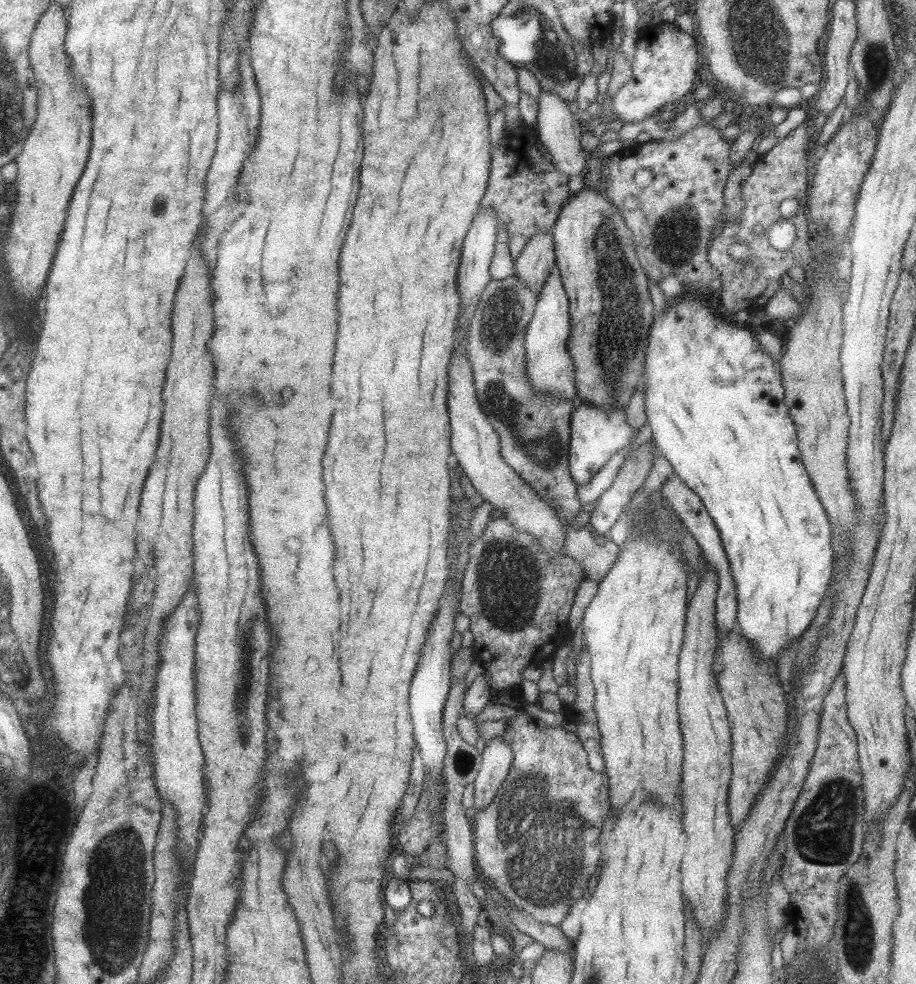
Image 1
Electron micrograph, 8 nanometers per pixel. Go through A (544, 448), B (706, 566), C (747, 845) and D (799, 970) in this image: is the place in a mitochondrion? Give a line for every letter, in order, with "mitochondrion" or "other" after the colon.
A: mitochondrion
B: other
C: other
D: other

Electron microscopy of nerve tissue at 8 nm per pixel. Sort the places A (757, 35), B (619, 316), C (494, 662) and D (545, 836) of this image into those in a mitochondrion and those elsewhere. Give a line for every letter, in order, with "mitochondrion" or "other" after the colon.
A: mitochondrion
B: mitochondrion
C: other
D: mitochondrion

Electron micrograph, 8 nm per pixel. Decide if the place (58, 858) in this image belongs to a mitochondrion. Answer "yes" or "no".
no

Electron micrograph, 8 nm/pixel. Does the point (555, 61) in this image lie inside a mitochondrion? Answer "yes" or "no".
yes

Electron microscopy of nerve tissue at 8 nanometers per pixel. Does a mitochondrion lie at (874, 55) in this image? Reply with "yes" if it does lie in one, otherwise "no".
yes

